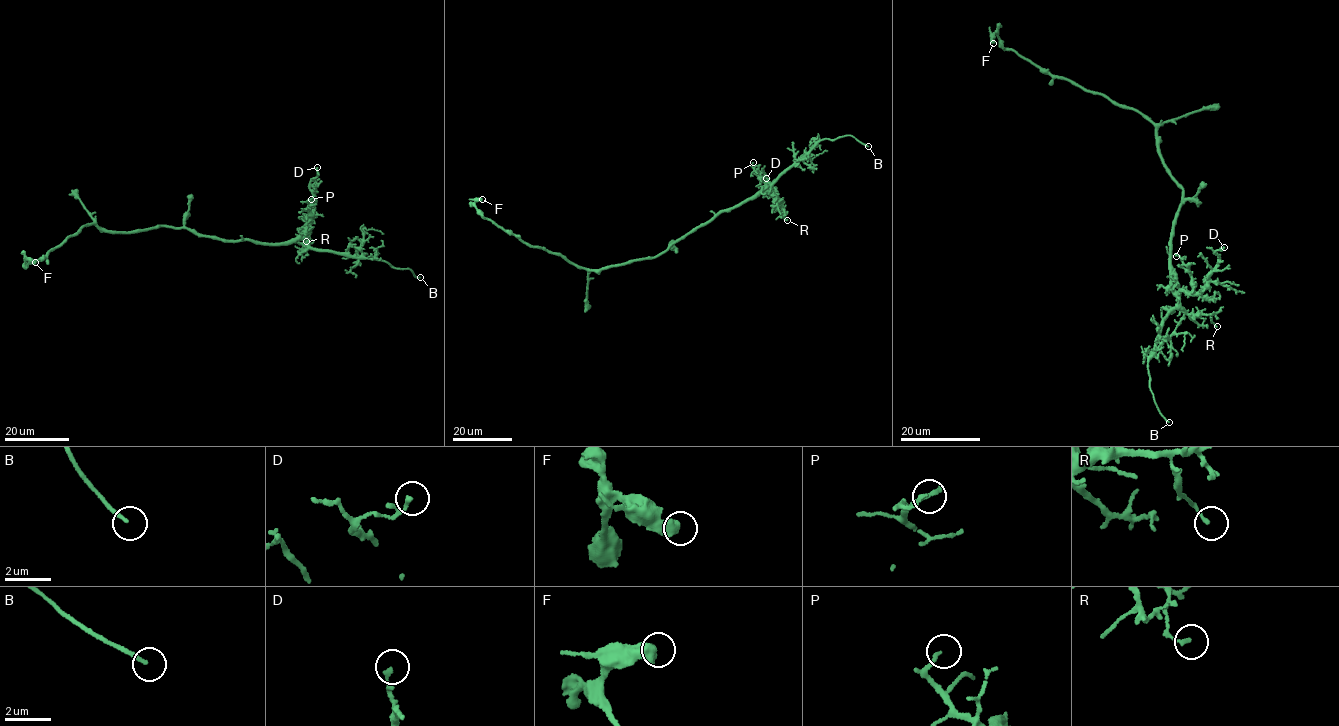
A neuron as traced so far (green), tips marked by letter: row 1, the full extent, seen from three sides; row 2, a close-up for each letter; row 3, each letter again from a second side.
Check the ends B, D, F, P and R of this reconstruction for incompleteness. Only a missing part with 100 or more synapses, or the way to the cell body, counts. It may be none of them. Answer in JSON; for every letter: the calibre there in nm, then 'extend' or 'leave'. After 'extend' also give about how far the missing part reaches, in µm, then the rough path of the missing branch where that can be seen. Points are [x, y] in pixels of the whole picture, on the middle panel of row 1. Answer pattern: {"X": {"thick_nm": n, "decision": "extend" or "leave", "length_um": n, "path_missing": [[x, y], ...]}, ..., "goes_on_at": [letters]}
{"B": {"thick_nm": 170, "decision": "extend", "length_um": 15, "path_missing": [[868, 146], [875, 154], [884, 157], [881, 157]]}, "D": {"thick_nm": 160, "decision": "leave"}, "F": {"thick_nm": 480, "decision": "leave"}, "P": {"thick_nm": 130, "decision": "leave"}, "R": {"thick_nm": 140, "decision": "leave"}, "goes_on_at": ["B"]}

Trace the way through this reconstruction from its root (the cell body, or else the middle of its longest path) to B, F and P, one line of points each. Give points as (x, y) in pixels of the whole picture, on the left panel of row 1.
B: (181, 227), (224, 240), (274, 243), (300, 238), (314, 248), (384, 260), (395, 268), (408, 268), (420, 277)
F: (181, 227), (161, 225), (127, 234), (85, 225), (45, 258), (25, 267), (25, 259), (35, 262)
P: (181, 227), (224, 240), (279, 243), (295, 239), (306, 228), (311, 220), (308, 200), (311, 199)

